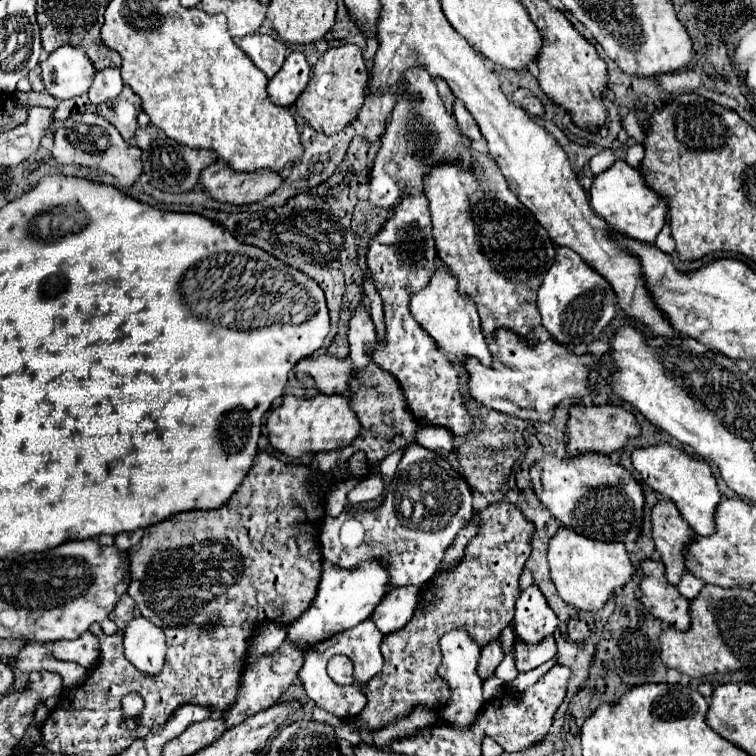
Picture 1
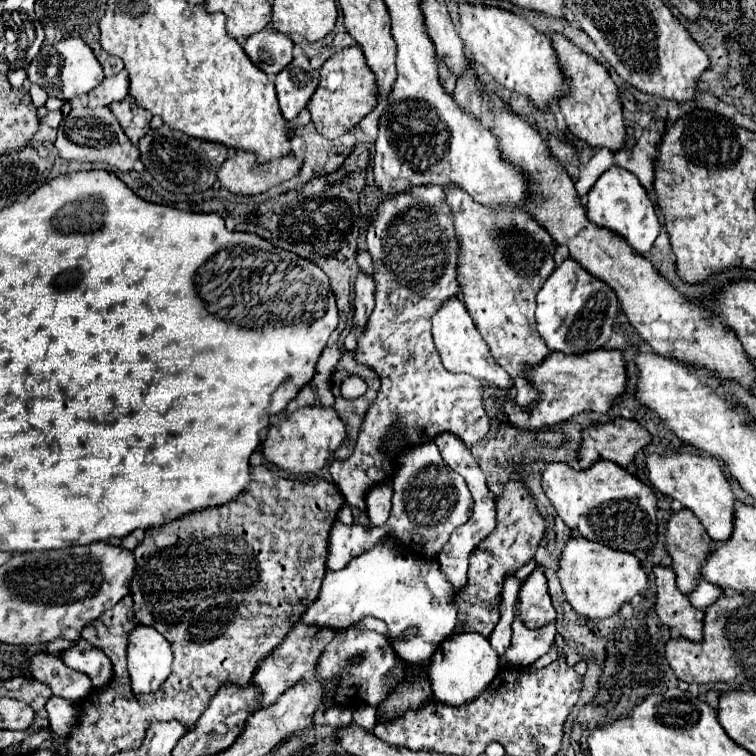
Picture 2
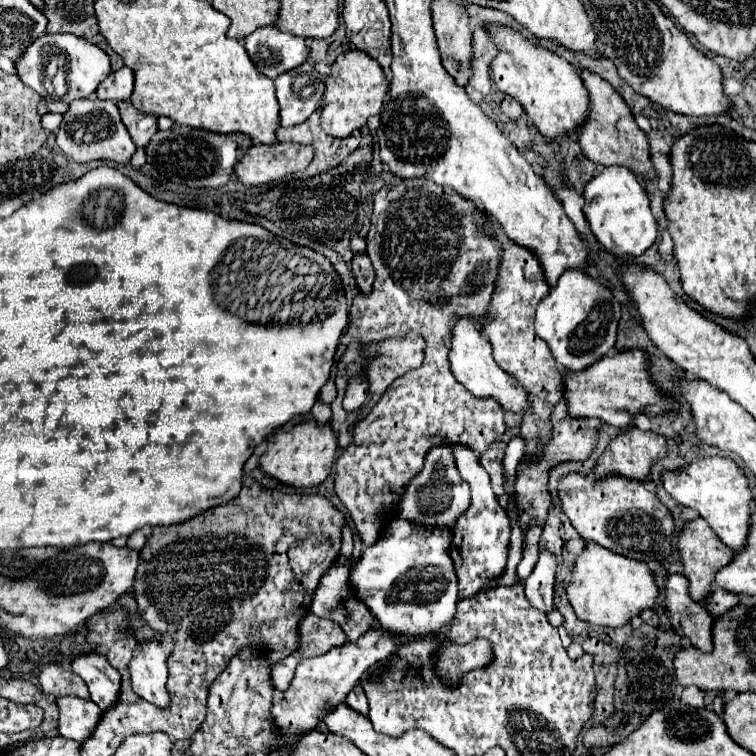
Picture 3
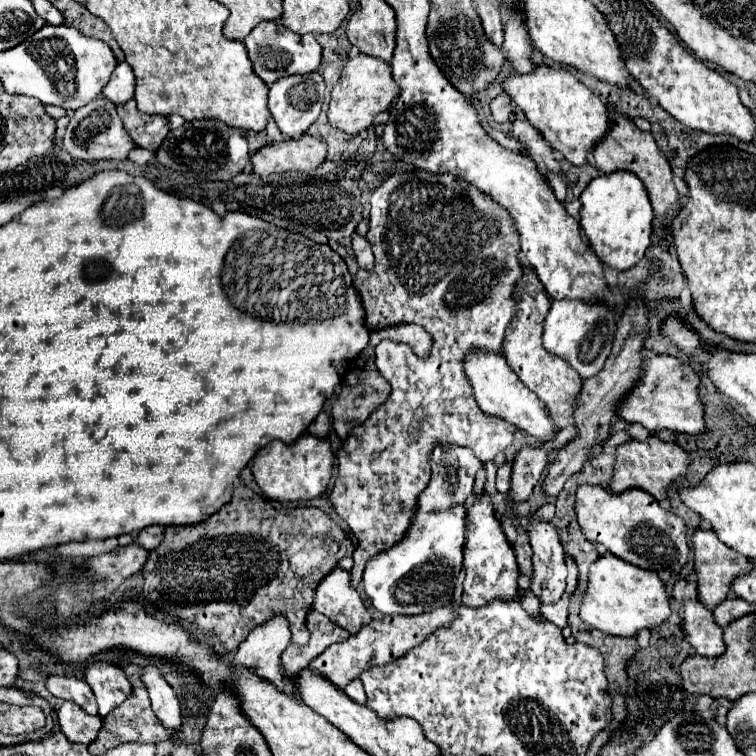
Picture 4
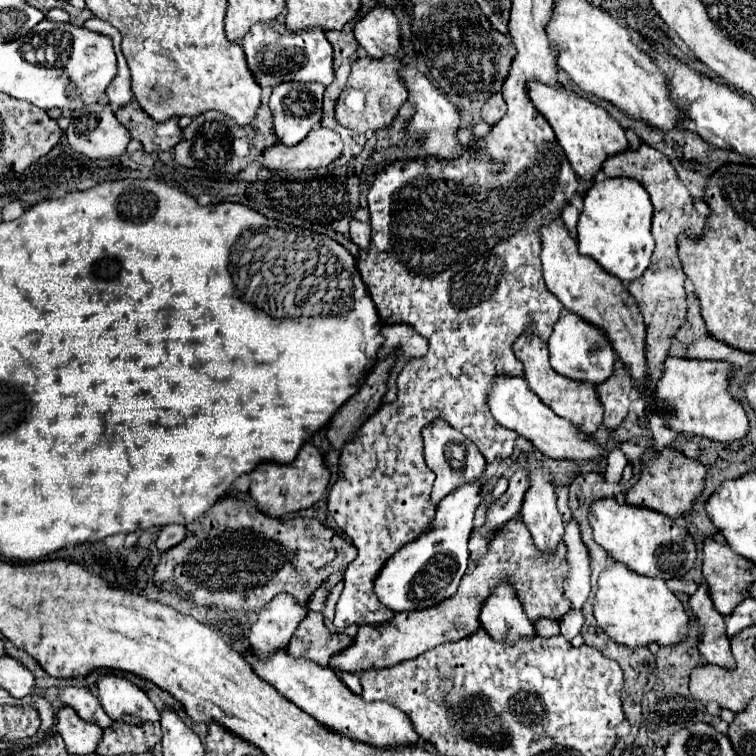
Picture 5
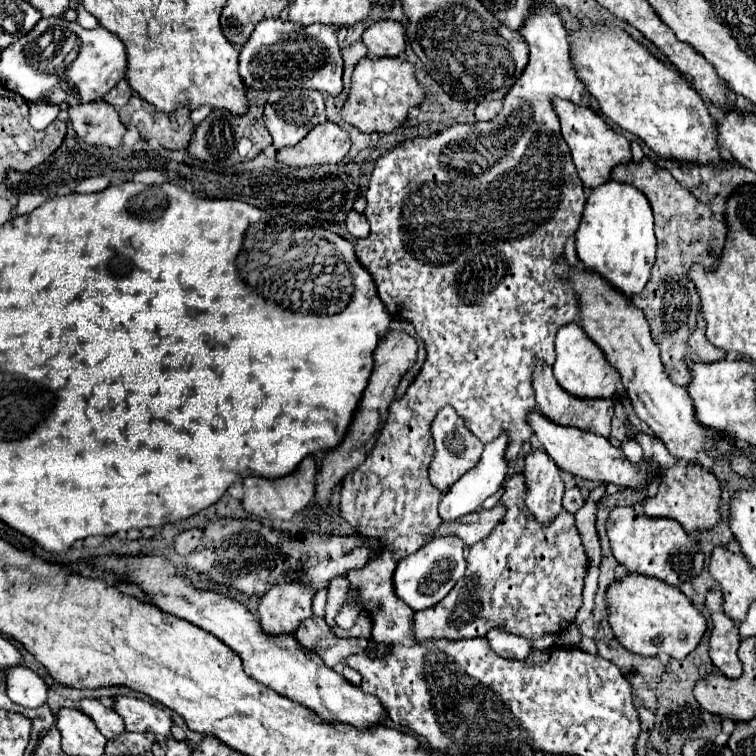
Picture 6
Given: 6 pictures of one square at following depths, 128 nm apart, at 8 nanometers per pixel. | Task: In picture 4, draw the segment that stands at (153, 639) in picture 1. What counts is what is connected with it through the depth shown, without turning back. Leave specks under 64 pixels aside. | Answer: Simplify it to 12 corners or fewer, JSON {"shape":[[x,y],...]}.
{"shape":[[146,666],[148,688],[154,714],[164,728],[180,734],[182,718],[174,690],[158,666]]}

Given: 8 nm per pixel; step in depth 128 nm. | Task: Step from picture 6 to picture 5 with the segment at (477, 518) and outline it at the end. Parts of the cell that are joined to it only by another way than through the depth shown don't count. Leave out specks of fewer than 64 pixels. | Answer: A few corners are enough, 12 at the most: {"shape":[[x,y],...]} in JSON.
{"shape":[[516,470],[508,490],[486,510],[478,532],[486,536],[520,512],[526,470]]}

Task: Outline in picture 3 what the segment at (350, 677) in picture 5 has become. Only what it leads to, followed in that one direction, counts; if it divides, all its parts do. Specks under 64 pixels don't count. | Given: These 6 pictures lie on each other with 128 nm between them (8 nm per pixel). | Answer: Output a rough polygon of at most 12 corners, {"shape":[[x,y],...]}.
{"shape":[[360,684],[350,690],[346,704],[368,714],[368,700]]}

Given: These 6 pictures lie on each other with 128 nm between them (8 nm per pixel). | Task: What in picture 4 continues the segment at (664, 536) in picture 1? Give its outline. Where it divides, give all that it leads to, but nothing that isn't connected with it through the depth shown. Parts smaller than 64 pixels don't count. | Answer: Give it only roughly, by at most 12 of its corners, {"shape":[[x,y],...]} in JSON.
{"shape":[[712,530],[692,536],[698,596],[714,610],[752,562]]}

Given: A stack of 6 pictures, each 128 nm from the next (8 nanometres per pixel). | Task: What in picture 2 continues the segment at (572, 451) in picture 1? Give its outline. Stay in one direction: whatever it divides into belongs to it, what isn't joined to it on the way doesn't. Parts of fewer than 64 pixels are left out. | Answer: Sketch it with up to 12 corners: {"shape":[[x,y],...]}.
{"shape":[[626,418],[586,428],[580,466],[622,468],[652,436]]}

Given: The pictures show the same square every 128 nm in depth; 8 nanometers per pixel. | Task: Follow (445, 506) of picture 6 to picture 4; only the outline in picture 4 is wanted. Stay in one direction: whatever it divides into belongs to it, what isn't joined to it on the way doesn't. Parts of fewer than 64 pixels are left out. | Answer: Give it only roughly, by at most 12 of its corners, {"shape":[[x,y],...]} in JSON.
{"shape":[[466,506],[418,514],[368,562],[382,614],[444,606],[462,572]]}

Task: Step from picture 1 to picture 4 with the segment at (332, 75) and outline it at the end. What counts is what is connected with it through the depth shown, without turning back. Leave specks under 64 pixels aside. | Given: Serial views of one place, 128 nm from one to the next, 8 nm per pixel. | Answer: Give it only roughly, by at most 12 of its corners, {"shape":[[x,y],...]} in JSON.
{"shape":[[368,54],[348,58],[328,120],[360,134],[400,88],[392,68]]}

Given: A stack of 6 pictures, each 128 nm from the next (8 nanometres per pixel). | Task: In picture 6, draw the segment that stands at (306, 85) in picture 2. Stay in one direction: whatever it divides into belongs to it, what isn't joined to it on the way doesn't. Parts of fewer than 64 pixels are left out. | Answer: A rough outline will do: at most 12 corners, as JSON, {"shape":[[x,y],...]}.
{"shape":[[316,90],[270,92],[264,122],[280,150],[298,144],[324,98]]}

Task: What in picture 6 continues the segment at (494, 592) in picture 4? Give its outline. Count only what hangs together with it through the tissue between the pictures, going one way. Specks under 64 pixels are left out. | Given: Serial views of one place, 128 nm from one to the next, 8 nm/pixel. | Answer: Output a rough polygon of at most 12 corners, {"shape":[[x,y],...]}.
{"shape":[[500,628],[486,634],[492,650],[510,660],[526,660],[530,640]]}

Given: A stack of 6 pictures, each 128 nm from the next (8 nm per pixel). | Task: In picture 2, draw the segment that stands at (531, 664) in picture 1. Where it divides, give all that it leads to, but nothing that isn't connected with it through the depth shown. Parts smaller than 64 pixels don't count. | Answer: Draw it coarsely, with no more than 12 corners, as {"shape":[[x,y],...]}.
{"shape":[[516,618],[502,666],[528,666],[544,656],[556,636],[550,622],[530,630]]}

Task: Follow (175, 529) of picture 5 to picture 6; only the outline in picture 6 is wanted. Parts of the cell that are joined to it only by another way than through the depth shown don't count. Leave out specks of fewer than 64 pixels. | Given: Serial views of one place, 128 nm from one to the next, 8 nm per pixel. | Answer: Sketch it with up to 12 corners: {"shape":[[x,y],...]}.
{"shape":[[186,530],[174,540],[178,554],[190,554],[202,542],[202,530]]}

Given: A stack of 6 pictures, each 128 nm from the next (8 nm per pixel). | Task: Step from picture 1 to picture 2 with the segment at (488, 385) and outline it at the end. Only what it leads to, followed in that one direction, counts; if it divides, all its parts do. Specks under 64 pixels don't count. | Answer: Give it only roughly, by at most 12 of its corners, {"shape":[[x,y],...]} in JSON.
{"shape":[[622,350],[560,352],[528,372],[542,400],[500,404],[520,430],[608,414],[626,392]]}

